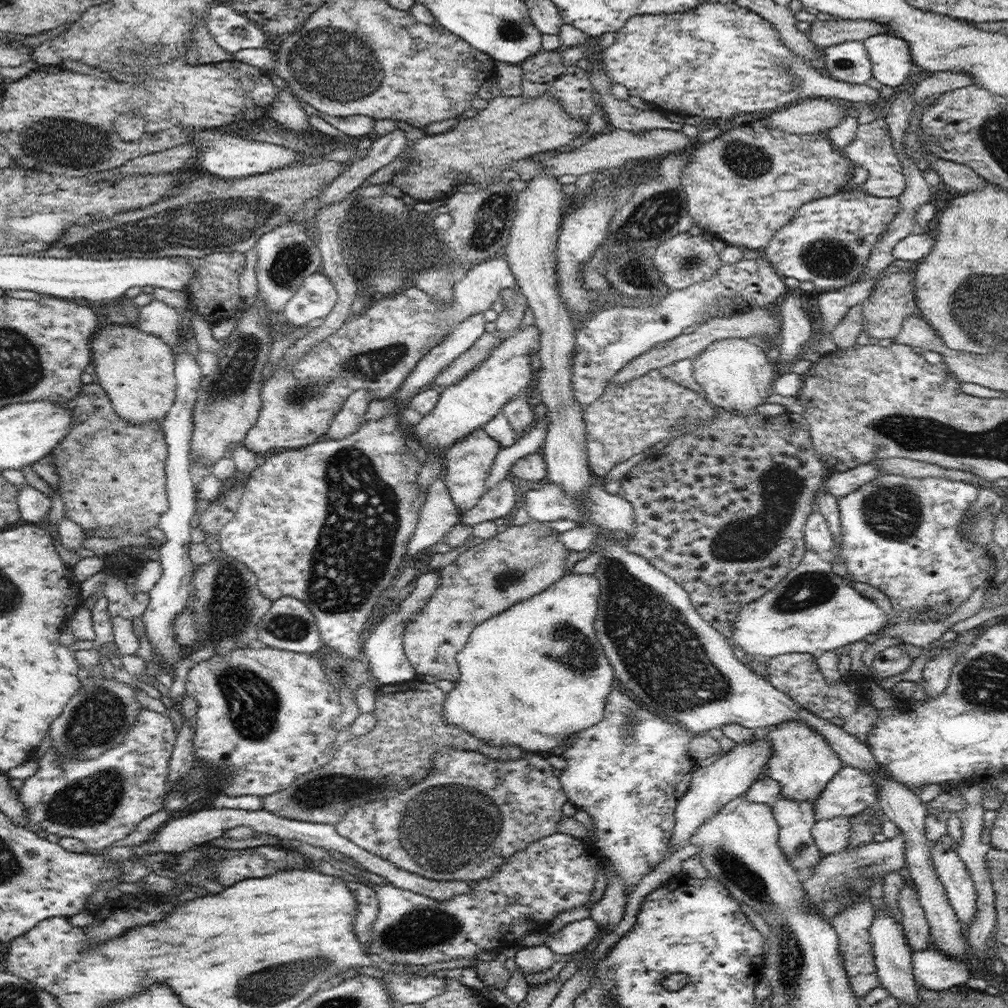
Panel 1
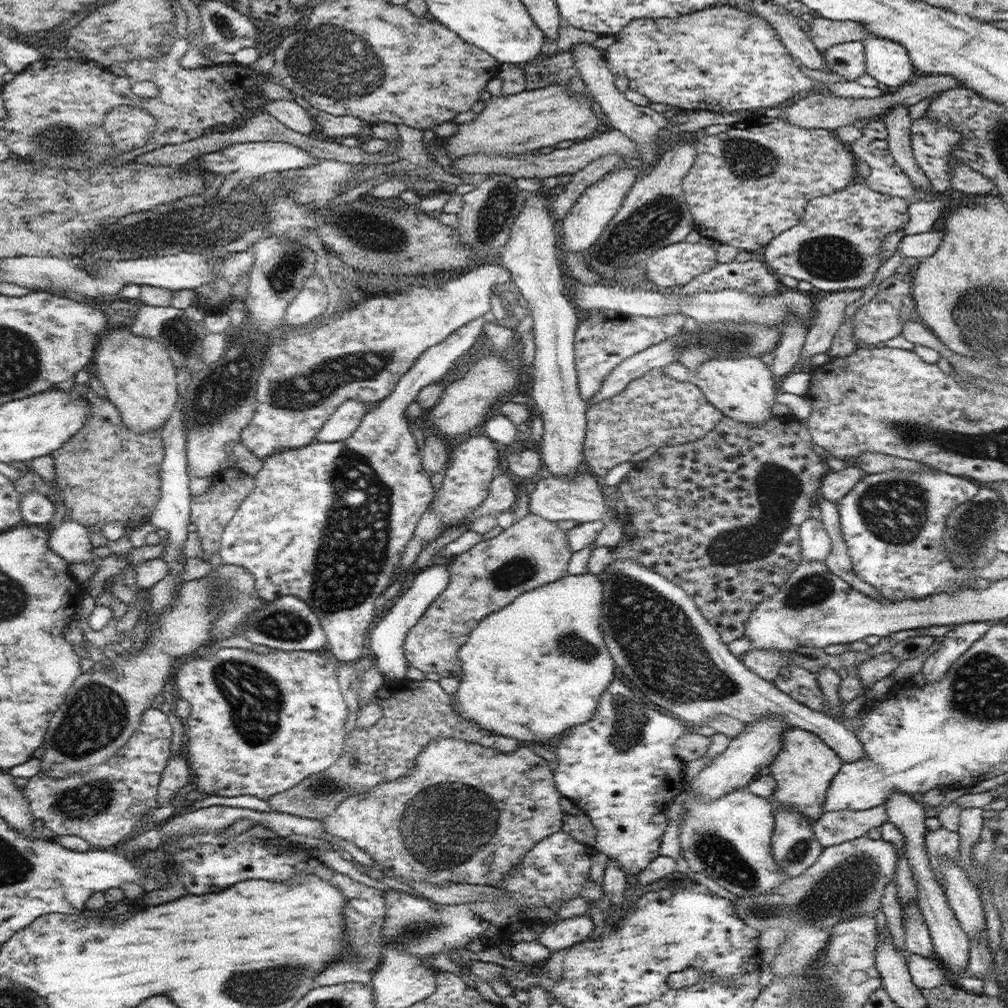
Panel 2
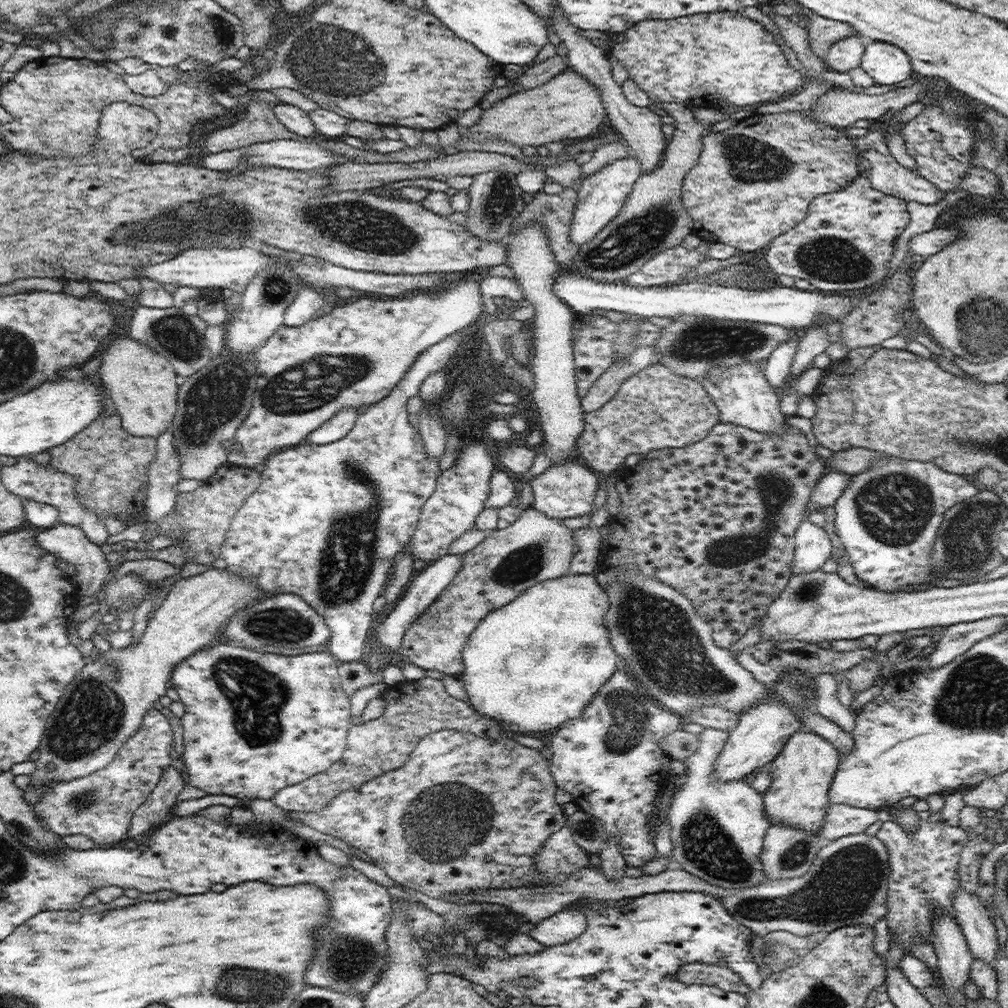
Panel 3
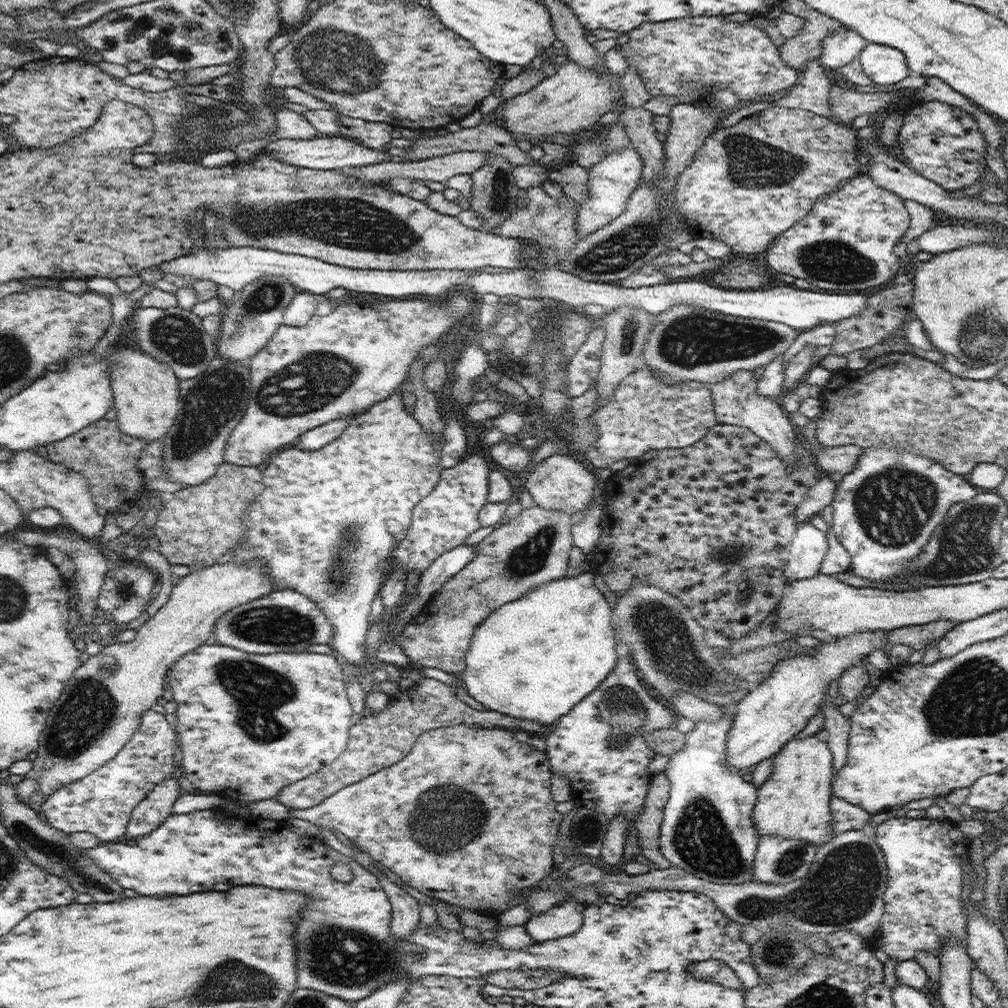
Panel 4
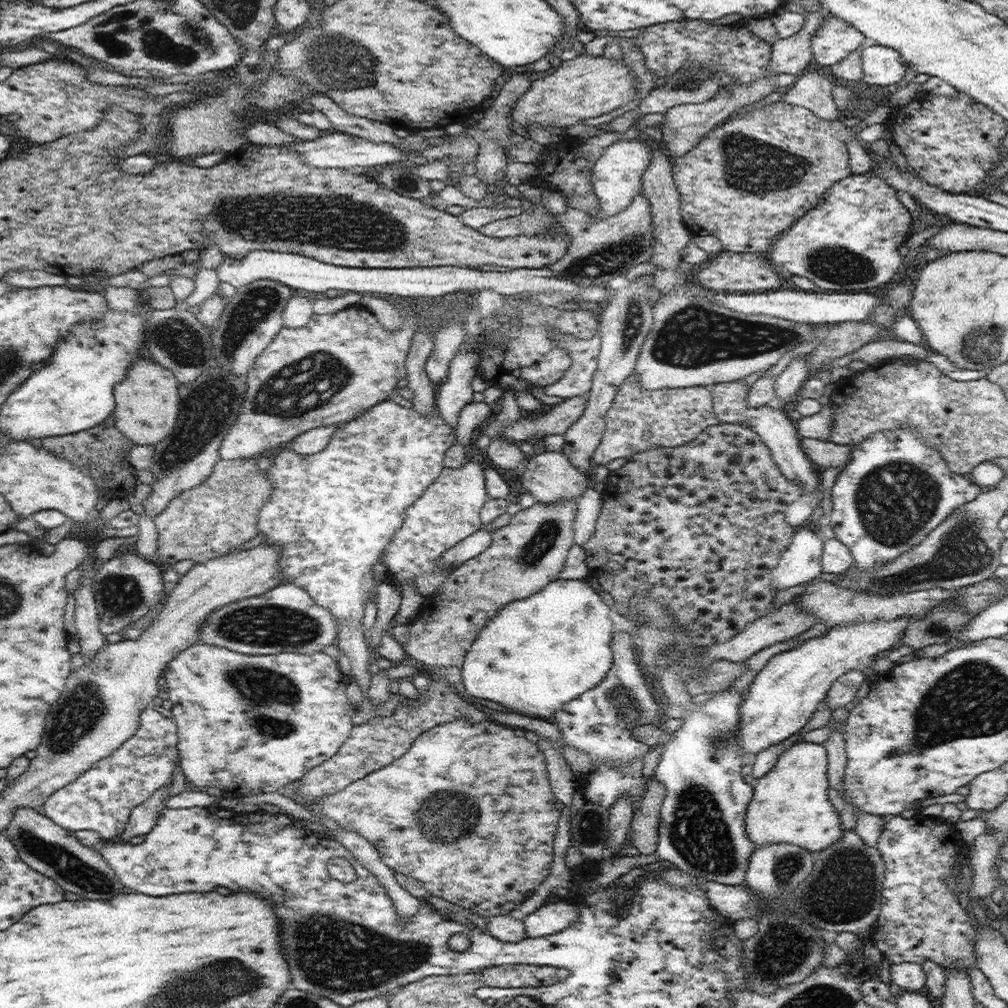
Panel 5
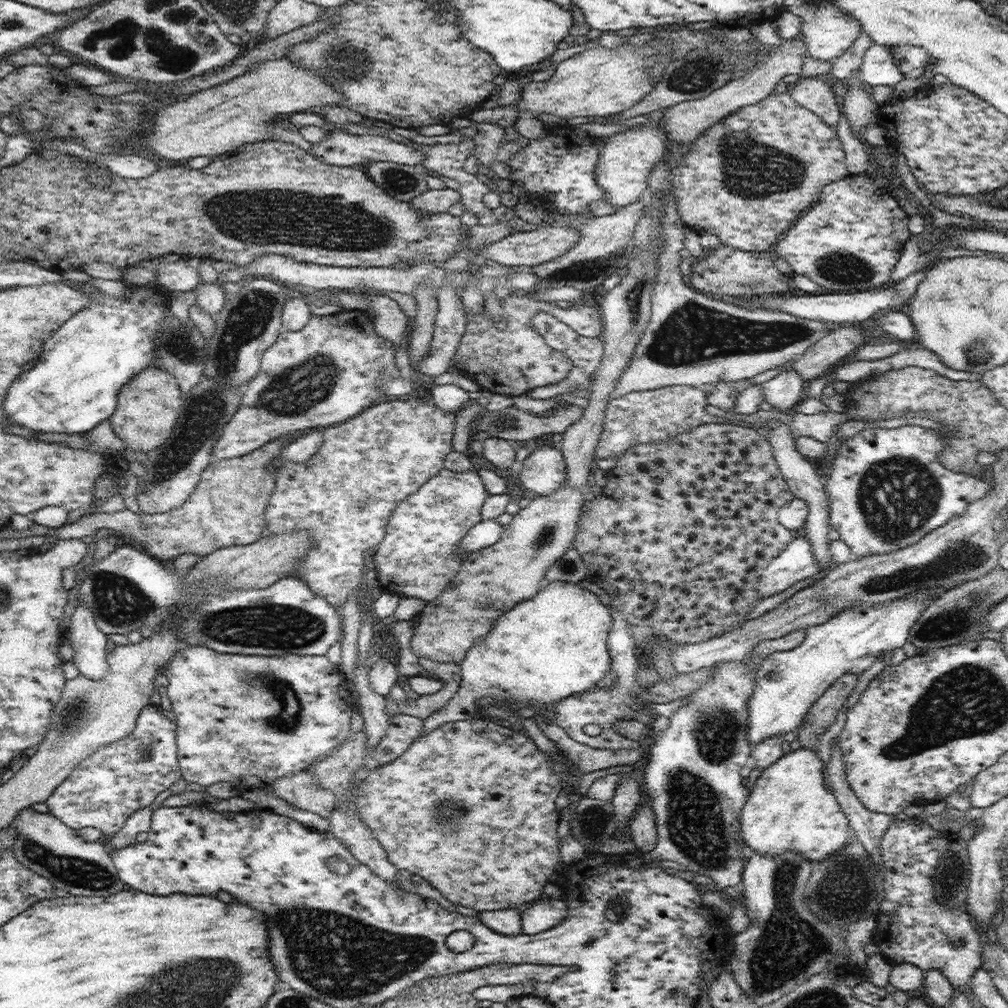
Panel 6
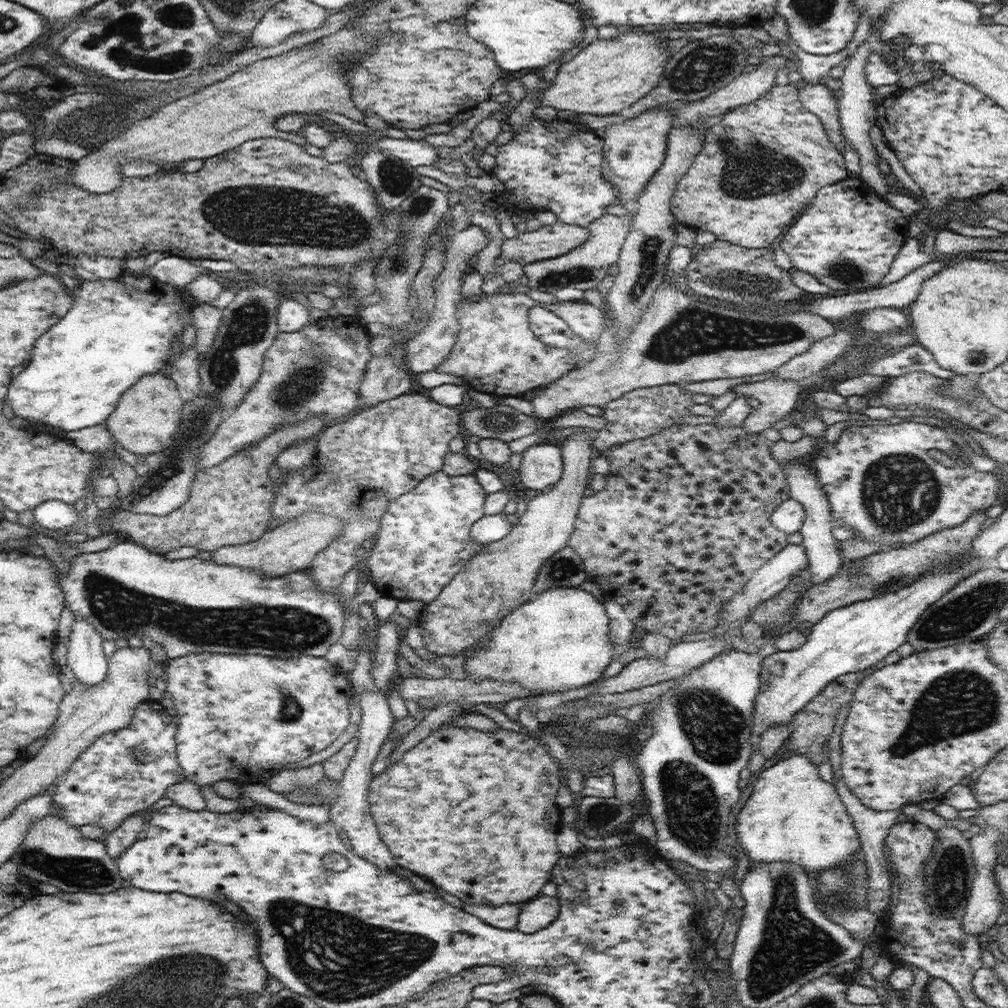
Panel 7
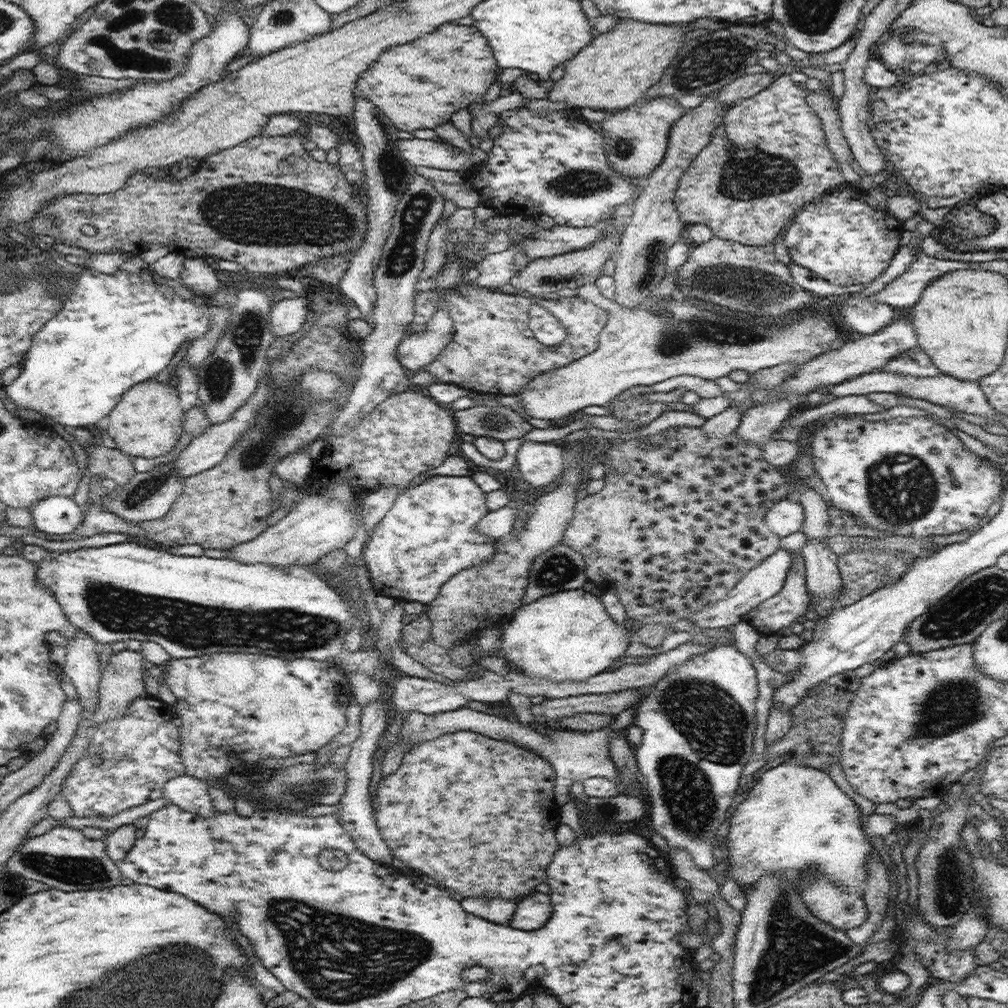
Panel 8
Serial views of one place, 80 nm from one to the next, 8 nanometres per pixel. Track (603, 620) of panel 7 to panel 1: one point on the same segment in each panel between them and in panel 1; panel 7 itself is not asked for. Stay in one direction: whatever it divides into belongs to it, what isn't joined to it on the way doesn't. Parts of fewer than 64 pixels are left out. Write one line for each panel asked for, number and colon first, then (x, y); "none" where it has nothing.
1: (539, 662)
2: (530, 671)
3: (533, 664)
4: (535, 658)
5: (538, 653)
6: (553, 645)

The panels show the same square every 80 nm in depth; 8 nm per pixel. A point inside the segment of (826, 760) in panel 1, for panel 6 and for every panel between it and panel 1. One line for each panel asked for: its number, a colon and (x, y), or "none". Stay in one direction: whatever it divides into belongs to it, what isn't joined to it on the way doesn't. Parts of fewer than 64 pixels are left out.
2: (804, 768)
3: (802, 773)
4: (794, 802)
5: (790, 804)
6: (789, 809)

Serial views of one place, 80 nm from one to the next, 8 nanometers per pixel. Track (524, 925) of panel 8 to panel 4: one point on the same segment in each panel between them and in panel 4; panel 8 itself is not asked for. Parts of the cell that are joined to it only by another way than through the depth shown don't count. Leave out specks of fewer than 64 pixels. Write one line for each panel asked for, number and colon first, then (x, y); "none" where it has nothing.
4: (566, 918)
5: (553, 916)
6: (545, 913)
7: (536, 914)

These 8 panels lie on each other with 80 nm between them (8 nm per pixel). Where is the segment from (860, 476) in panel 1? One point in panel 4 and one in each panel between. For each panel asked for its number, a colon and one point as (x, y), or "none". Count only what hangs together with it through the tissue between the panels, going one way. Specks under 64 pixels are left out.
2: (836, 484)
3: (831, 486)
4: (821, 495)

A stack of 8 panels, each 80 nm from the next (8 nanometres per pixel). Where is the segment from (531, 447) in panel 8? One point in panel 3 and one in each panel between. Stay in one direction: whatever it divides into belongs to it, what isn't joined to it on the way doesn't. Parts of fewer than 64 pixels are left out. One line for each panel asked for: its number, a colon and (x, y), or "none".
3: (567, 489)
4: (560, 482)
5: (550, 476)
6: (544, 472)
7: (542, 465)

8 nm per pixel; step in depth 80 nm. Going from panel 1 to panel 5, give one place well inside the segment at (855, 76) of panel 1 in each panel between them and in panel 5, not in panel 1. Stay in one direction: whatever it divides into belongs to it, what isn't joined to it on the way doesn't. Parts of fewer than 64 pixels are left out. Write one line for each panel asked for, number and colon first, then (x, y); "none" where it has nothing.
2: (848, 58)
3: (843, 55)
4: (839, 48)
5: (836, 39)

